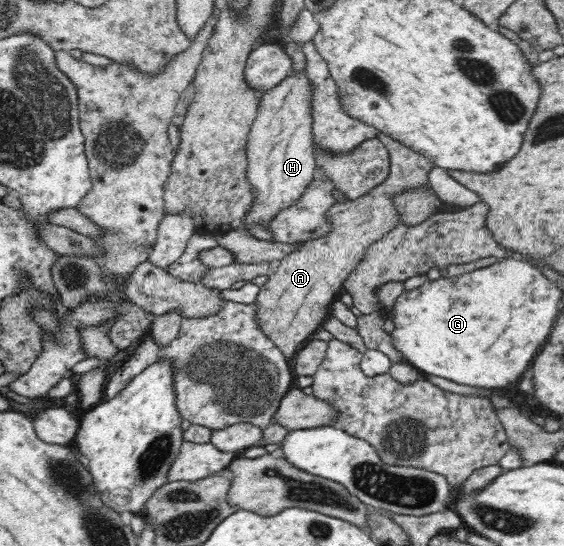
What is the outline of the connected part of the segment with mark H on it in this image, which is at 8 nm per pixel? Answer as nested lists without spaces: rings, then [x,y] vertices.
[[[302,70],[299,75],[283,79],[279,85],[262,94],[259,100],[258,115],[246,141],[246,178],[255,197],[242,223],[242,229],[255,239],[275,242],[275,232],[269,223],[275,215],[299,203],[305,189],[319,172],[314,152],[310,99],[310,83]]]

